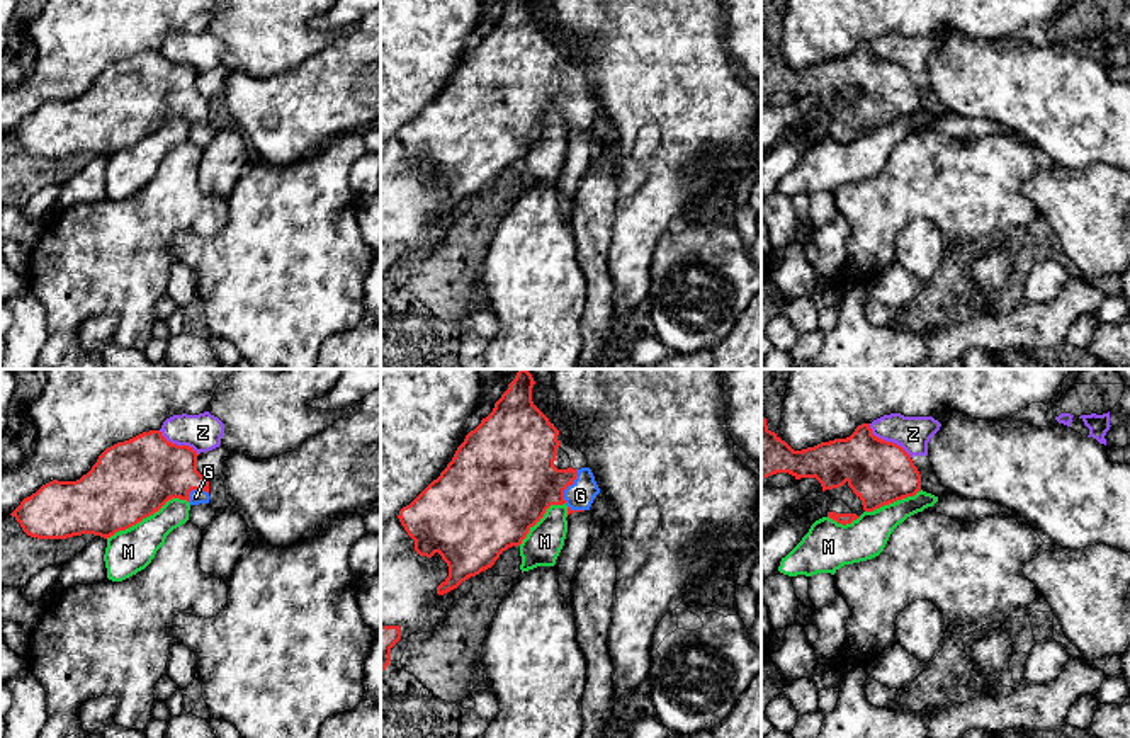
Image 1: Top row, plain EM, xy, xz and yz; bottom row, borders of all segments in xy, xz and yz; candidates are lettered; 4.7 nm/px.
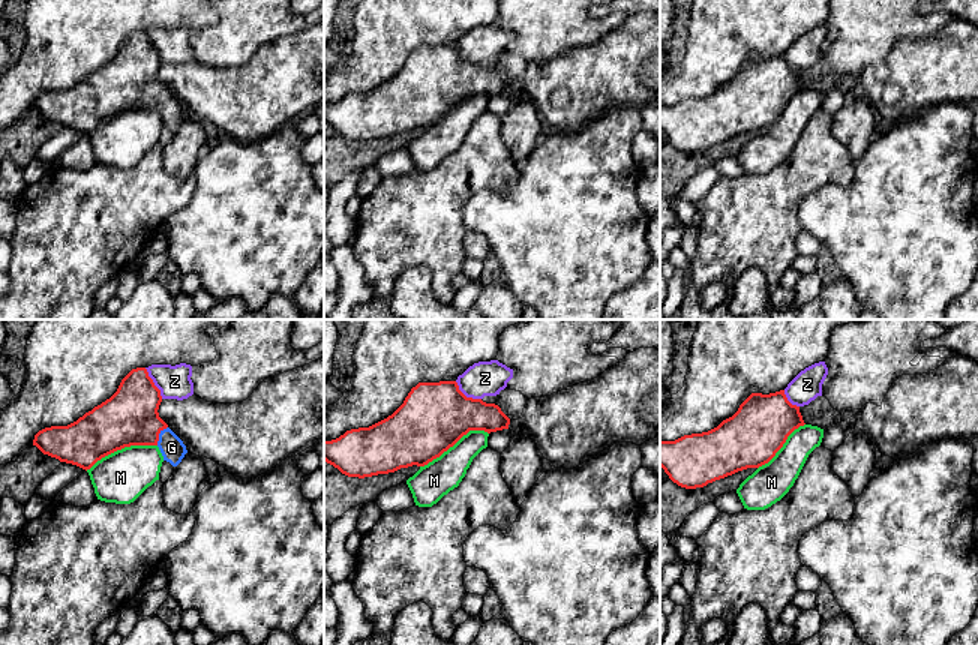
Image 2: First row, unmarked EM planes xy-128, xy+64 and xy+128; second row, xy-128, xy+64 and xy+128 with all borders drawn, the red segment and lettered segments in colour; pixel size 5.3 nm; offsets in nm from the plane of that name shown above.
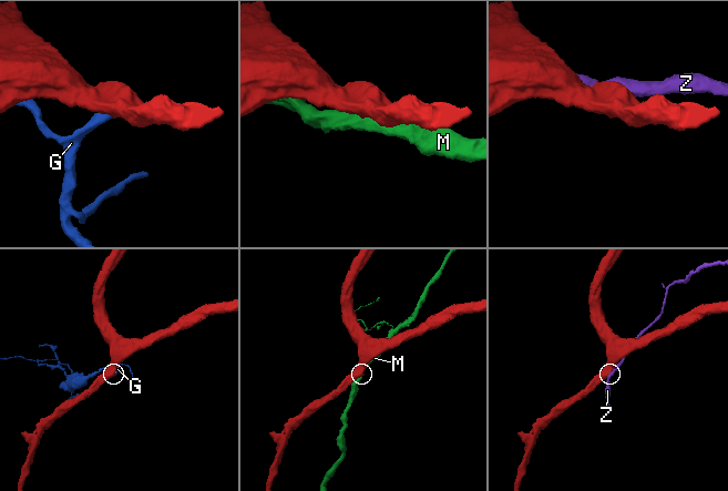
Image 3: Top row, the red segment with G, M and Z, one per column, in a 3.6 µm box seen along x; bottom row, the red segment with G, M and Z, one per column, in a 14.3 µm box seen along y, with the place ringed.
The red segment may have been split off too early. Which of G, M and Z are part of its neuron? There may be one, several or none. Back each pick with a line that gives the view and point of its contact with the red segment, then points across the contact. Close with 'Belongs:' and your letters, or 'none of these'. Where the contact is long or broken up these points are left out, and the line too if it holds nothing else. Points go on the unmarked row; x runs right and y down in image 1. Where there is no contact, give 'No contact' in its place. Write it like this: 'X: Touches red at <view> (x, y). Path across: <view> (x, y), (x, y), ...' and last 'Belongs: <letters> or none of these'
G: Touches red at xz (568, 104). Path across: xz (515, 101), (568, 104), (580, 114)
Belongs: G

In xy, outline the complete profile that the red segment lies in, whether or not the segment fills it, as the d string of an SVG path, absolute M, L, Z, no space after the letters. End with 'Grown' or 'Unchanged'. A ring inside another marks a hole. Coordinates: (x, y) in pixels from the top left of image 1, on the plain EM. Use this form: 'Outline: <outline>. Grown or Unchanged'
Outline: M160 49L143 51L107 66L92 88L76 100L53 99L24 117L10 133L22 150L37 158L93 153L104 158L158 131L168 119L209 122L209 100L197 90L197 71L168 61Z. Grown

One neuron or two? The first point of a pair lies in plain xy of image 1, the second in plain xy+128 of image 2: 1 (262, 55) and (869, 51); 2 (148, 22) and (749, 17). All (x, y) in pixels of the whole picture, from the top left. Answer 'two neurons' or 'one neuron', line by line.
1: one neuron
2: one neuron

